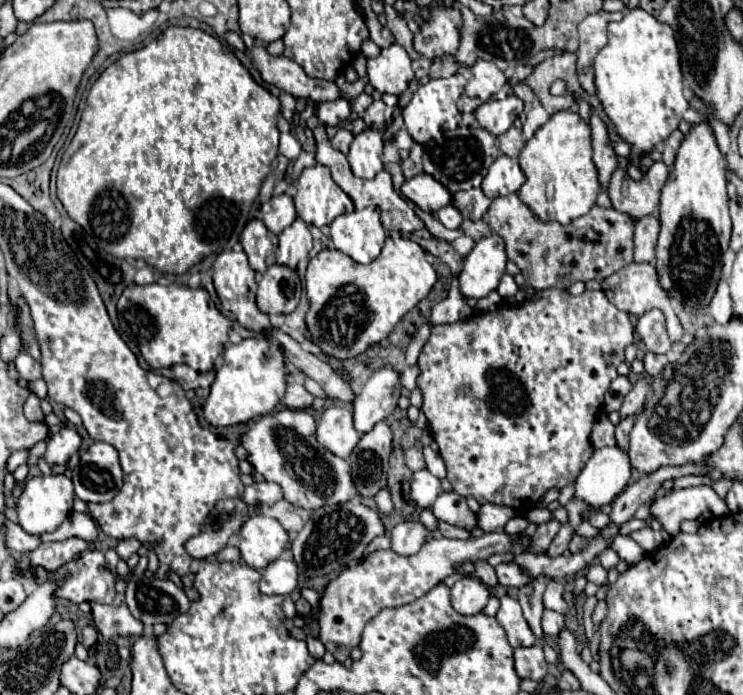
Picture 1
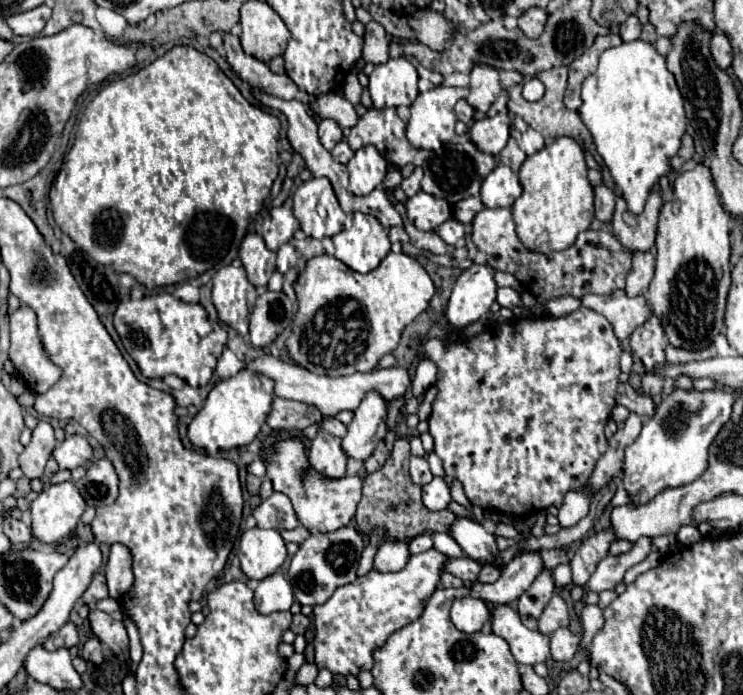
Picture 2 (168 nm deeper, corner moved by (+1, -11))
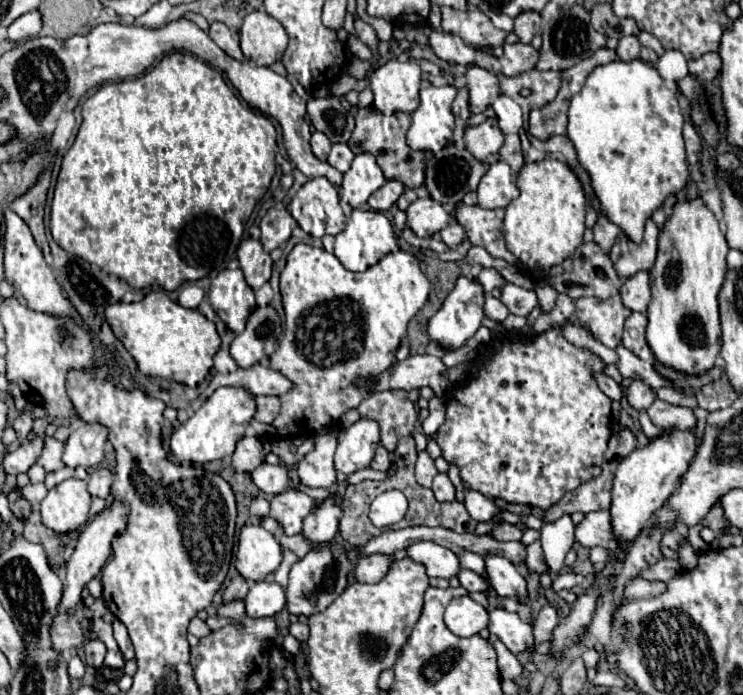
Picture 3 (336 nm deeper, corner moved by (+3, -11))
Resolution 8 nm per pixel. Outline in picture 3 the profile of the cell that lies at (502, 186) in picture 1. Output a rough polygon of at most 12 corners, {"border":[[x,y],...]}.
{"border":[[493,162],[477,194],[483,208],[507,208],[519,196],[509,164]]}

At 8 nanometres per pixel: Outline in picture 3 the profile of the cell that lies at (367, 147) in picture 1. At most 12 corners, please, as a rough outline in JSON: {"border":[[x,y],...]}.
{"border":[[373,154],[355,156],[339,196],[359,208],[383,184]]}

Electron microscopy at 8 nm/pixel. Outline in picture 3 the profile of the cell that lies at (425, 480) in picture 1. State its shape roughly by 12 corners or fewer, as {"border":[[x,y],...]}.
{"border":[[437,474],[431,490],[439,502],[451,502],[453,484],[447,474]]}

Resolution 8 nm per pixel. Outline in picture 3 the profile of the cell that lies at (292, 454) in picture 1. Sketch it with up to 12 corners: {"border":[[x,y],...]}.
{"border":[[329,496],[305,516],[303,536],[327,544],[341,522],[341,500]]}

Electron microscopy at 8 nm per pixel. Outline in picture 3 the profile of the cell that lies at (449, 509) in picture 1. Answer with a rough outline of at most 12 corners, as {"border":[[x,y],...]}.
{"border":[[487,552],[489,584],[501,598],[523,598],[525,578],[507,558]]}

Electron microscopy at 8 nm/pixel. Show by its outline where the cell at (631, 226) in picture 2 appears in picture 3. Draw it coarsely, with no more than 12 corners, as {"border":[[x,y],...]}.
{"border":[[649,218],[641,244],[625,234],[609,256],[623,280],[651,270],[659,228]]}

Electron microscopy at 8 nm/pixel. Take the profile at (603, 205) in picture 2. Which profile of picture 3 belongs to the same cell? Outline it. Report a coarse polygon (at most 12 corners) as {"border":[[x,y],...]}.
{"border":[[603,212],[593,226],[595,242],[609,252],[621,228]]}

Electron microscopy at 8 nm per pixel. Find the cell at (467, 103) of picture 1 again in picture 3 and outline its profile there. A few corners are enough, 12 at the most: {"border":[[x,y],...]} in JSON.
{"border":[[467,88],[457,92],[453,102],[453,114],[463,120],[469,112],[469,92]]}

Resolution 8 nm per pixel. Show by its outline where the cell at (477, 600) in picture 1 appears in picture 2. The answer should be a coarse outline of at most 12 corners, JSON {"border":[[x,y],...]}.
{"border":[[457,598],[451,622],[465,634],[479,632],[489,608],[479,598]]}

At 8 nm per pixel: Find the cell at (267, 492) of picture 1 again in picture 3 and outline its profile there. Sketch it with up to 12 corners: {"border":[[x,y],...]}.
{"border":[[287,488],[273,496],[269,516],[283,534],[301,532],[317,500]]}

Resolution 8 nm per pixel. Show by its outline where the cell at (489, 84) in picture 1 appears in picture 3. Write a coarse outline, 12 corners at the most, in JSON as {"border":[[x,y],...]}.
{"border":[[469,66],[469,110],[485,112],[499,96],[499,78]]}

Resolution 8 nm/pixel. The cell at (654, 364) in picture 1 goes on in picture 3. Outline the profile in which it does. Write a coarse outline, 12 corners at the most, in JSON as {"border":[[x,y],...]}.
{"border":[[633,380],[627,400],[635,410],[647,410],[655,390],[641,380]]}

